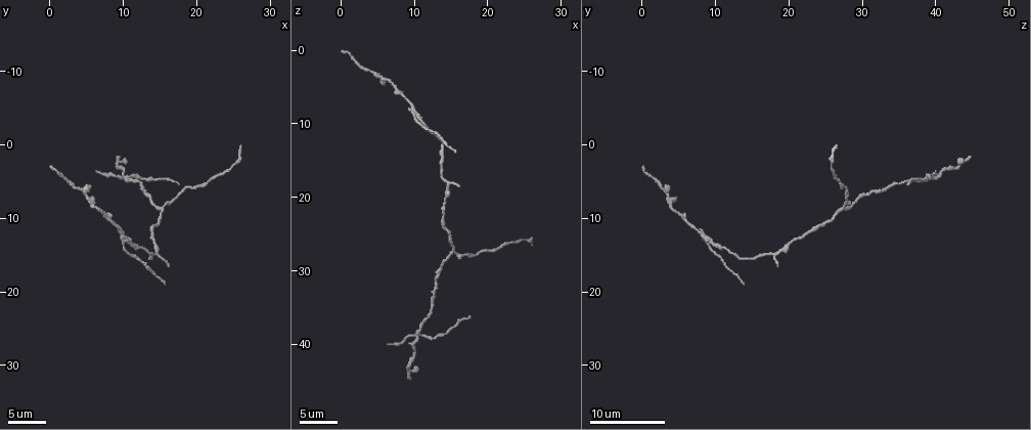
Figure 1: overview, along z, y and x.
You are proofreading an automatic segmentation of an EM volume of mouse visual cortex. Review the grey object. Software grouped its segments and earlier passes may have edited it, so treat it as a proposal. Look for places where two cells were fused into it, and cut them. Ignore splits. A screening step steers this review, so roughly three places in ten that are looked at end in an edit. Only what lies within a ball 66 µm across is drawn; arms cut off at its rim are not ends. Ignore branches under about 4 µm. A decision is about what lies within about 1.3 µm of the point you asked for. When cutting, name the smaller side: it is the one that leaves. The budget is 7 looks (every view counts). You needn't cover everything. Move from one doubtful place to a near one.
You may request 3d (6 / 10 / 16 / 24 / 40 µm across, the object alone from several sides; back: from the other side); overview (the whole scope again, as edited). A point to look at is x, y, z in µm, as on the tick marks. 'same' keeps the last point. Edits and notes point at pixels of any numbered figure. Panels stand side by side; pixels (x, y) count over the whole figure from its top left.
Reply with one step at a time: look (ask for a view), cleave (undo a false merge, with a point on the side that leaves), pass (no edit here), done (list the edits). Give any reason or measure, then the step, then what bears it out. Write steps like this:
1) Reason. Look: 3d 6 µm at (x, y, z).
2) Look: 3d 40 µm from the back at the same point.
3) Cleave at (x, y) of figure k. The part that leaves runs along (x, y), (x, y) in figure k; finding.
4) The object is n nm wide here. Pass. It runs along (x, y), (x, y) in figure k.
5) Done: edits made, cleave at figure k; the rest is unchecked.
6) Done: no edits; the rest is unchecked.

Four or more arms meet. Look: 3d 10 µm at (10.5, 4.5, 39.0).

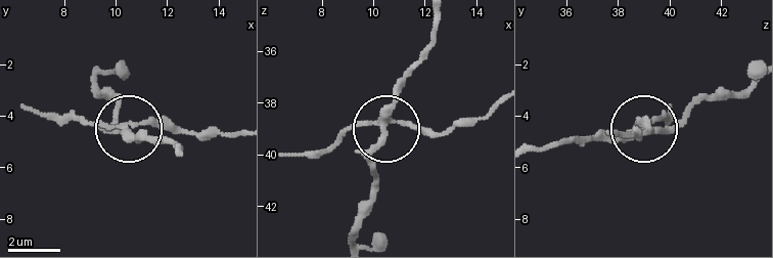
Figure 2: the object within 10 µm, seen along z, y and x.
The object is 260 nm wide here. Cleave at (163, 117) of figure 2. The part that leaves runs along (131, 125), (240, 131) in figure 2; a second cell is stuck on.

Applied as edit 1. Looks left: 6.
Look: overview.

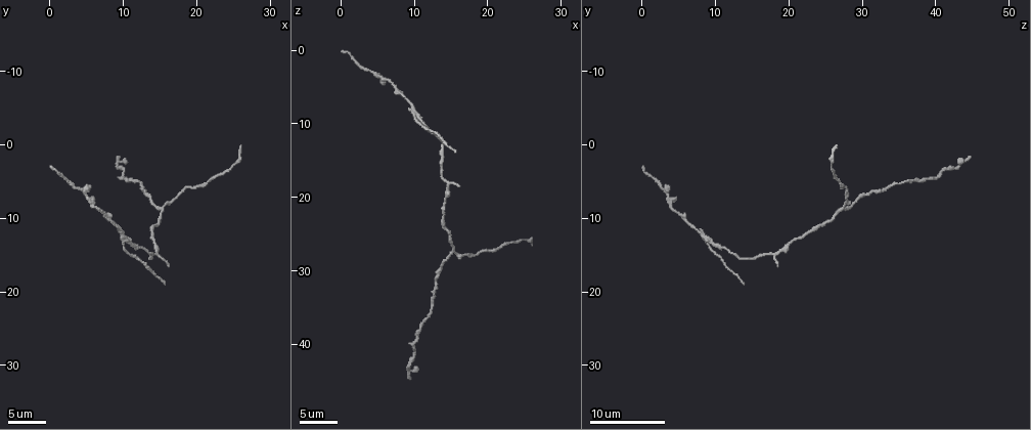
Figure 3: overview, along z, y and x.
Three arms meet. Look: 3d 16 µm at (15.5, 8.5, 27.5).

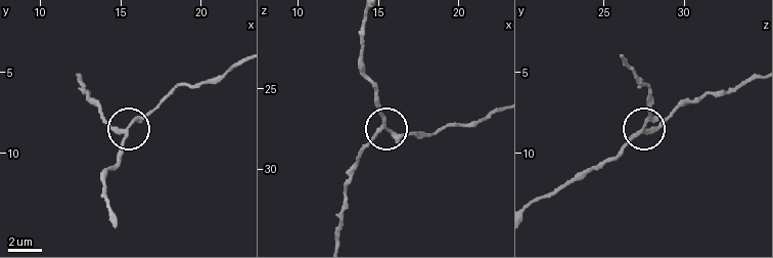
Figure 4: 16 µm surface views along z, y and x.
Look: 3d 6 µm at (15.3, 8.5, 27.4).

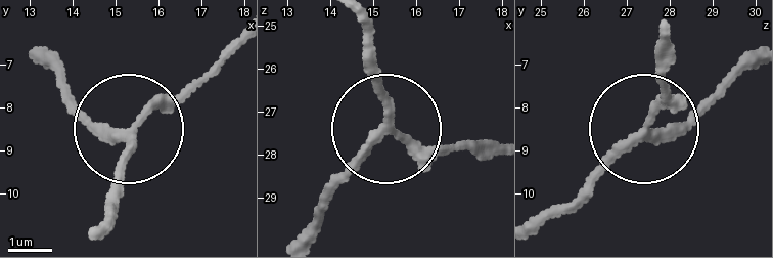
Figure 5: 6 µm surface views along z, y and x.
The object is 200 nm wide here. Pass. It runs along (98, 225), (135, 130), (215, 63) in figure 5; one cell here.

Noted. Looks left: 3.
A fork. Look: 3d 6 µm at (14.5, 14.0, 20.0).

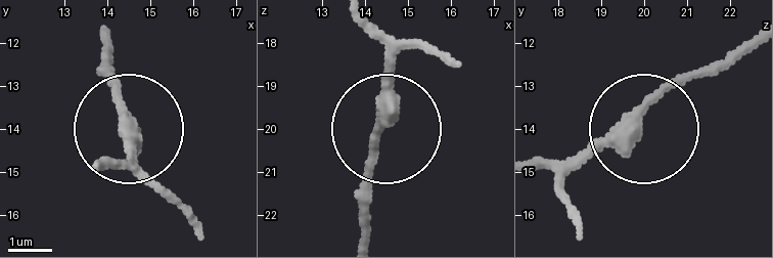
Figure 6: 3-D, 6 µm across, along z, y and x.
Other side. Look: 3d 6 µm from the back at (14.45, 13.65, 19.90).

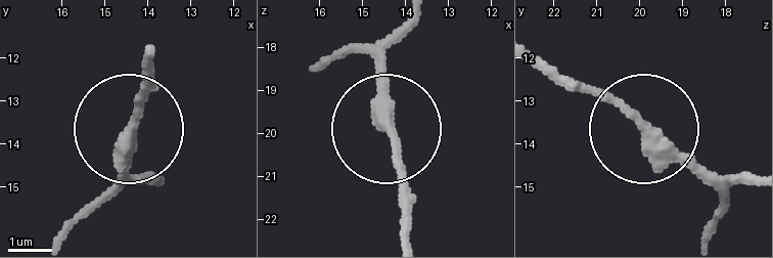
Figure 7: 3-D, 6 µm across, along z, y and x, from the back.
The side arm is 32 µm long. Pass. It runs along (641, 118), (556, 74) in figure 7; all the same cell.

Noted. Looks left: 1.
Done: edits made, cleave at figure 2; the rest is unchecked.

